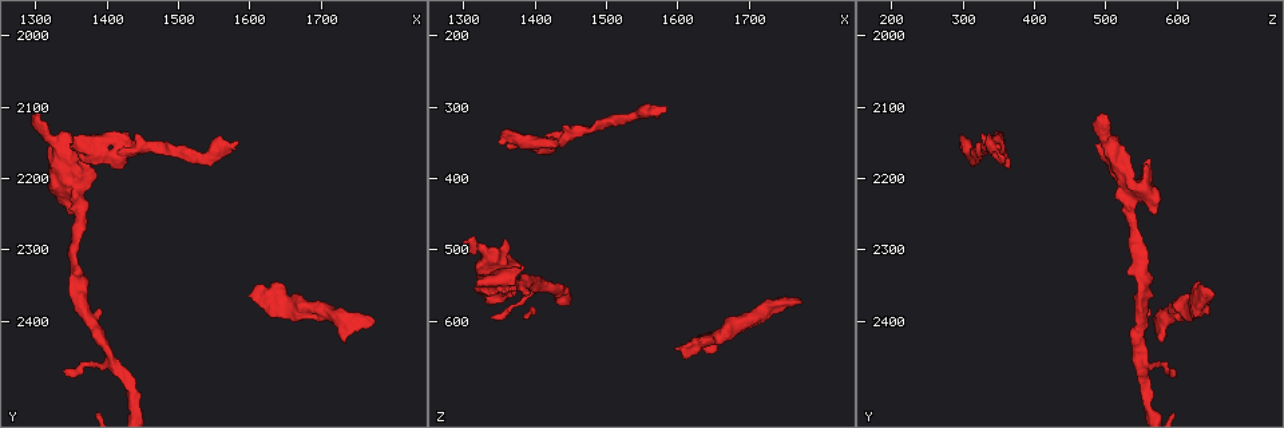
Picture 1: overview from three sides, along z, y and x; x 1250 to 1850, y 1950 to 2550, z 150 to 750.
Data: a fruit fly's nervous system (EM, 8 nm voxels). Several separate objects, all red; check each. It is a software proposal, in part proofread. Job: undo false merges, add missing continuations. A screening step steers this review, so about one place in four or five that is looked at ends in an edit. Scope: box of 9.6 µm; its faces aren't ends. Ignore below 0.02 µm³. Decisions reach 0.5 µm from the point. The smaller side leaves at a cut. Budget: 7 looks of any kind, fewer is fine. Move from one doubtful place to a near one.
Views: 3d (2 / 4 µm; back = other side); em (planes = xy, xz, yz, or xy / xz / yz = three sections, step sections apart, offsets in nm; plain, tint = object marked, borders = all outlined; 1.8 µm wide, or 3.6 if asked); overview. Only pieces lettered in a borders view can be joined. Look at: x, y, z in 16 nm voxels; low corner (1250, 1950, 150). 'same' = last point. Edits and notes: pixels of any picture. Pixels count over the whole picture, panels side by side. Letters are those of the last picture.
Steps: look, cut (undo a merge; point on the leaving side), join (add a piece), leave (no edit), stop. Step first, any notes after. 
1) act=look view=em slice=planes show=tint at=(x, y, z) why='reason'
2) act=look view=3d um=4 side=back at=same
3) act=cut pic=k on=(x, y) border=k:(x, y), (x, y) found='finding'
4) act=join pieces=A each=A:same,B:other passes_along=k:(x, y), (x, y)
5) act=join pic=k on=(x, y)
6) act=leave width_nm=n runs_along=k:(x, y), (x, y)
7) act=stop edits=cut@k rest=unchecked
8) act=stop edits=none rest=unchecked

act=look view=em slice=planes show=borders at=(1340, 2170, 565)

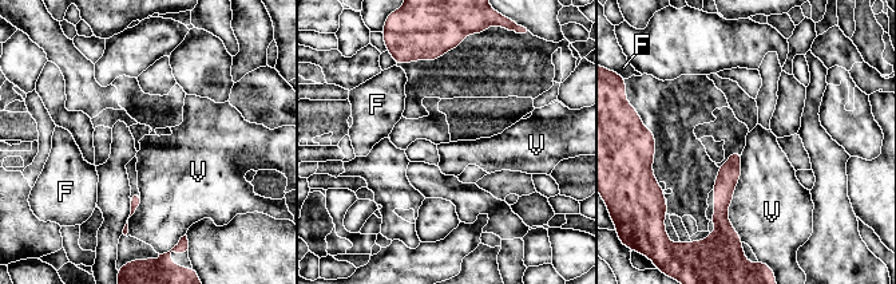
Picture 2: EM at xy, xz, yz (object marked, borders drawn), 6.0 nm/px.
act=leave each=F:other,V:other runs_along=2:(734, 154), (724, 186), (722, 220) found='none of them fits'

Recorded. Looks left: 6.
act=look view=em slice=planes show=borders at=(1770, 2400, 570) why='free end'

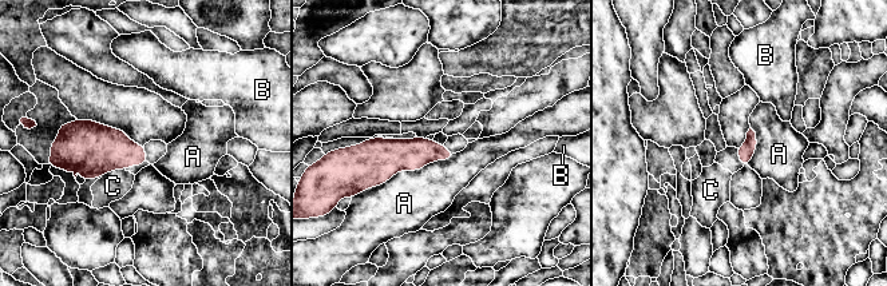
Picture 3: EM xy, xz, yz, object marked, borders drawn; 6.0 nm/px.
act=join pieces=C each=A:other,B:other,C:same passes_along=3:(96, 149), (113, 170), (113, 186) found='it goes on there'

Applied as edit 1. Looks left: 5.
act=look view=overview

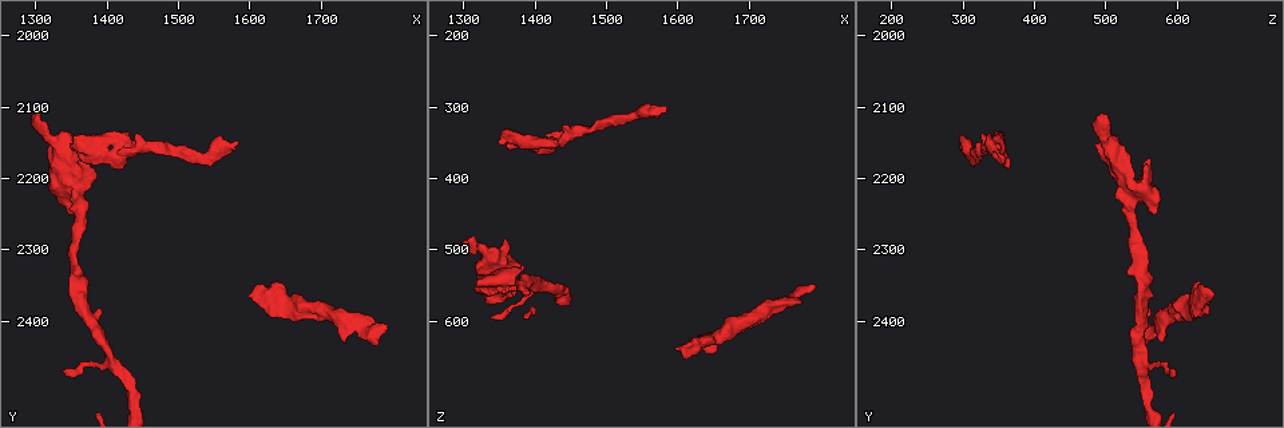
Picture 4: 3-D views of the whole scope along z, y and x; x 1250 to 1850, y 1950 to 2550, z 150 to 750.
act=look view=3d um=2 at=(1675, 2385, 615)

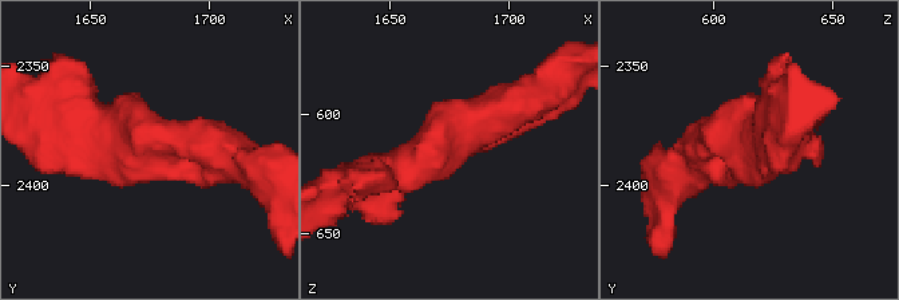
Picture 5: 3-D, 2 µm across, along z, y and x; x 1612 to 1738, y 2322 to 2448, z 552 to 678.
act=look view=em slice=planes show=tint at=(1672, 2380, 613) why='now the EM'

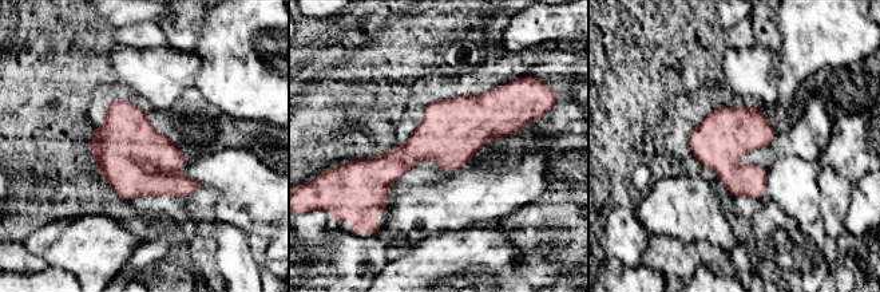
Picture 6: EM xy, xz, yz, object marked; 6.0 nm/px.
act=look view=em slice=planes show=borders at=same why='what lies round it'

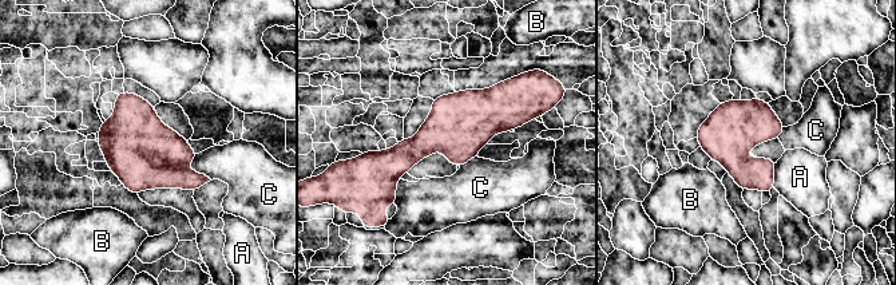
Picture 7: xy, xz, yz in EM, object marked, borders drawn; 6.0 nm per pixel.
act=leave each=A:other,B:other,C:other found='all the same neuron'

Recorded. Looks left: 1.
act=stop edits=join@3 rest=unchecked

